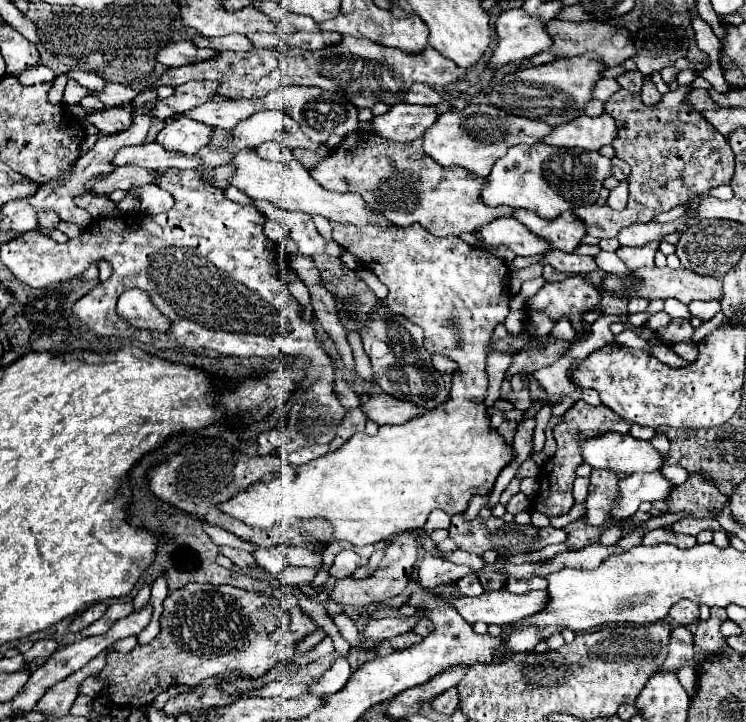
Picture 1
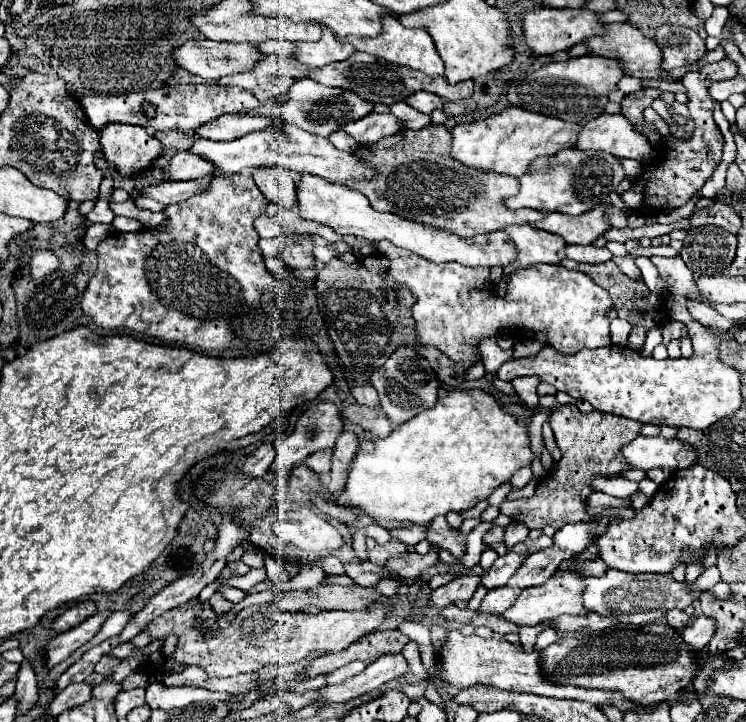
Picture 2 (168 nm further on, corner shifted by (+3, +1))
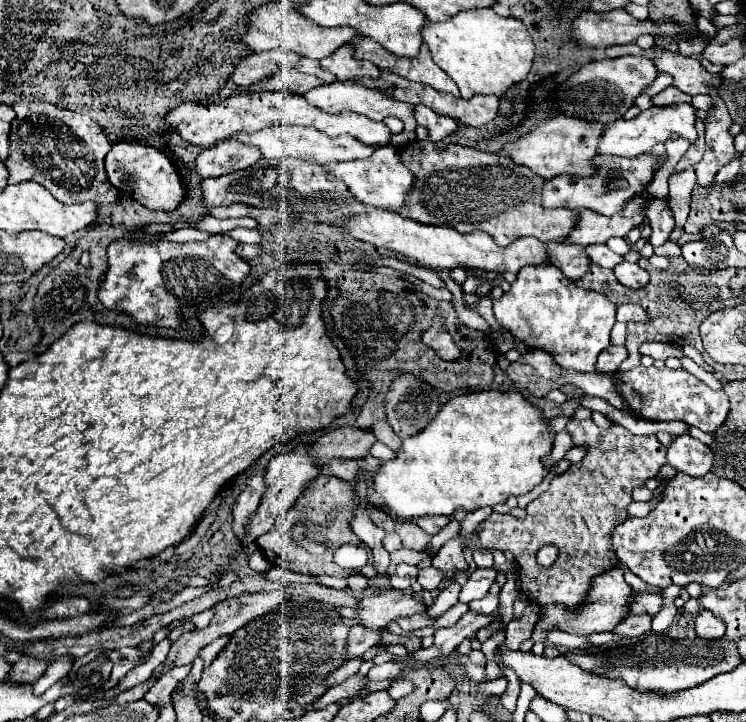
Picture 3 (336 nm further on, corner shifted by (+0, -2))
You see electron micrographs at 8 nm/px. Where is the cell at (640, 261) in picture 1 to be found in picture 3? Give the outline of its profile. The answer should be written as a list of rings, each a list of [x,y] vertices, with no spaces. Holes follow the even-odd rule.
[[[622,261],[616,269],[616,279],[622,283],[622,285],[628,285],[632,289],[640,289],[648,283],[648,273],[640,267],[640,265],[632,265],[632,263],[626,263]]]

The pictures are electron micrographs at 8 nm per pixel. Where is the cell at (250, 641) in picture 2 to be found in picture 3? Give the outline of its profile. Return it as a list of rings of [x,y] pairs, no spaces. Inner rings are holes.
[[[384,591],[380,595],[364,597],[358,601],[358,623],[364,625],[370,631],[386,629],[390,621],[396,621],[400,617],[410,617],[414,613],[424,611],[426,607],[418,601],[414,601],[412,595],[406,595],[402,591]]]

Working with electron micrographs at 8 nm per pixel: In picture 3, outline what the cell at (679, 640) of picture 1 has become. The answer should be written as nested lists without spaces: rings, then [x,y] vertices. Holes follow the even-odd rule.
[[[702,609],[696,617],[696,635],[700,639],[720,639],[724,635],[724,623],[720,623],[712,611]]]

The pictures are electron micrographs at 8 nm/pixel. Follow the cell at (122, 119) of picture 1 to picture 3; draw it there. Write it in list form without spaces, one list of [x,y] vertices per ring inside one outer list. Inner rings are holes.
[[[116,141],[112,143],[110,153],[106,155],[106,173],[110,183],[132,199],[140,201],[148,209],[172,211],[184,199],[184,187],[178,175],[176,165],[160,149],[134,141]]]

